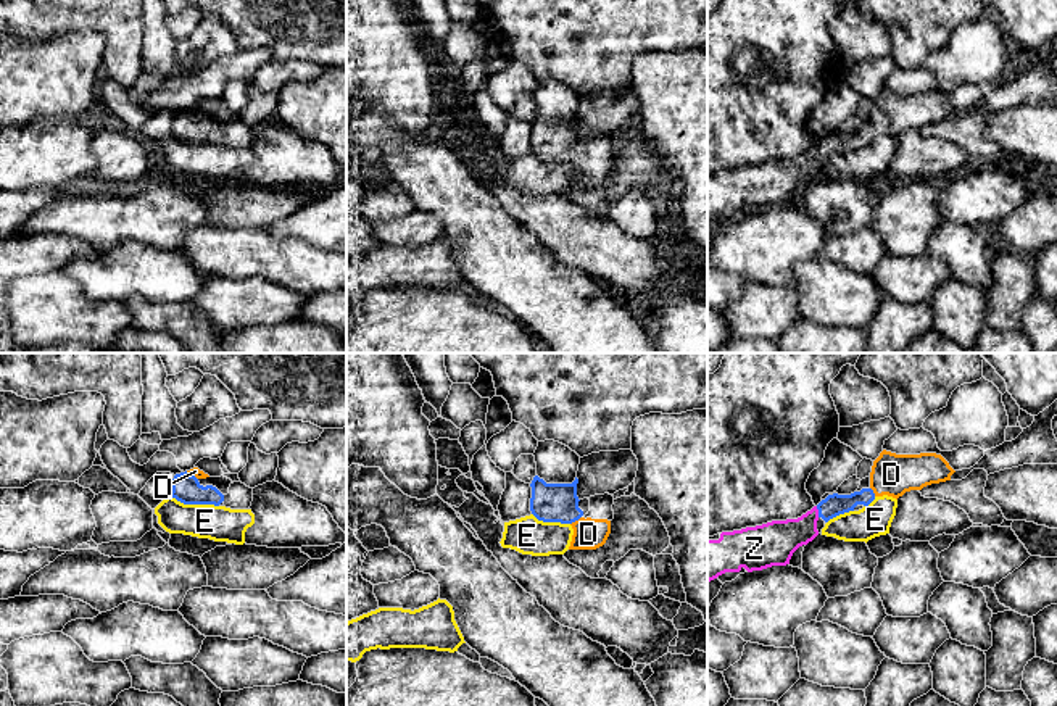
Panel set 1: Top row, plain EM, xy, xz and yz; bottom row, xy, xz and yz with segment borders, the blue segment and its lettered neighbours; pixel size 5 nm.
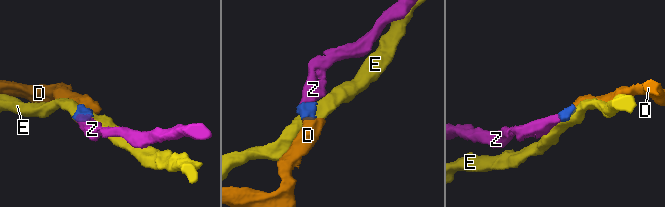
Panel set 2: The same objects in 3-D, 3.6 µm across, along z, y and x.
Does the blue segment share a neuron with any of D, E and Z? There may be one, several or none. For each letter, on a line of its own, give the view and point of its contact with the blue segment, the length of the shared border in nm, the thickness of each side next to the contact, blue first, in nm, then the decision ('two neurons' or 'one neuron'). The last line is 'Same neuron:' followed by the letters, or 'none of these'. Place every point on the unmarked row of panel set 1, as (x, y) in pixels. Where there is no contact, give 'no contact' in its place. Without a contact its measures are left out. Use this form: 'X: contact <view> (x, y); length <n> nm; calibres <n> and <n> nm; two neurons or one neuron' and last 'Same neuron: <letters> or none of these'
D: contact xz (576, 158); length 70 nm; calibres 190 and 160 nm; one neuron
E: contact xy (194, 142); length 260 nm; calibres 140 and 180 nm; two neurons
Z: contact yz (819, 150); length 60 nm; calibres 110 and 190 nm; one neuron
Same neuron: D, Z

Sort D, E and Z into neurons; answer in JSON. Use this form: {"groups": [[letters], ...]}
{"groups": [["D", "Z"], ["E"]]}

